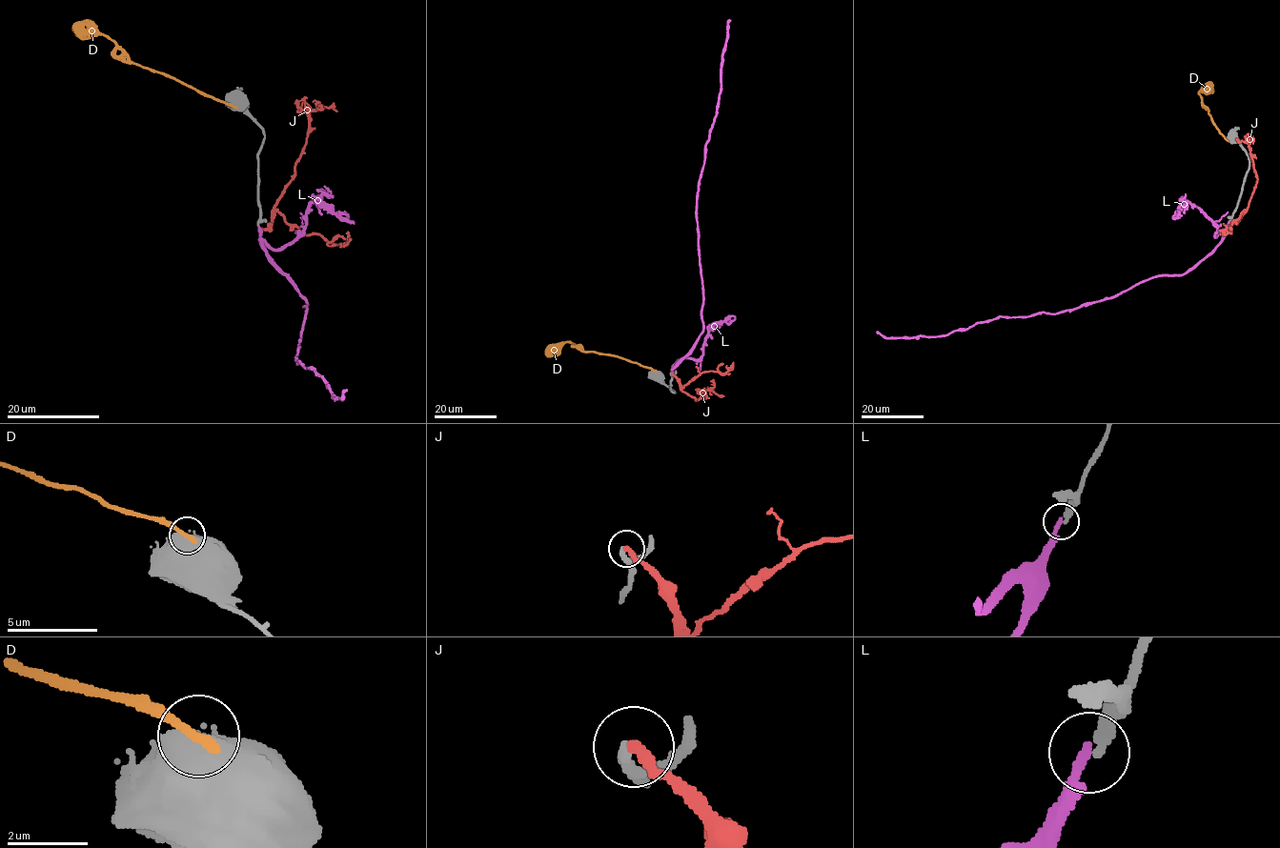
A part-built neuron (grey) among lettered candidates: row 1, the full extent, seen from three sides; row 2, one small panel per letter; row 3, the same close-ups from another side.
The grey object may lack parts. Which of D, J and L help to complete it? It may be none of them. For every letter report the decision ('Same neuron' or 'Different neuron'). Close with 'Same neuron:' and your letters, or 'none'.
D: Different neuron
J: Different neuron
L: Same neuron
Same neuron: L

